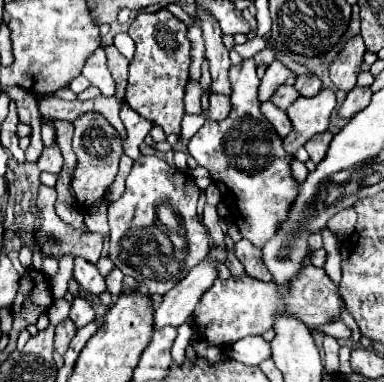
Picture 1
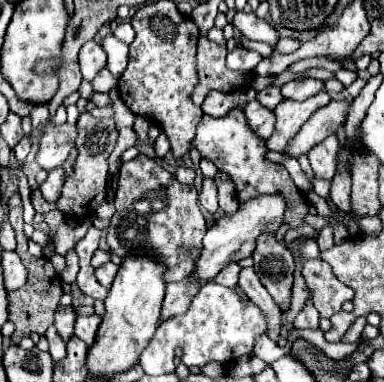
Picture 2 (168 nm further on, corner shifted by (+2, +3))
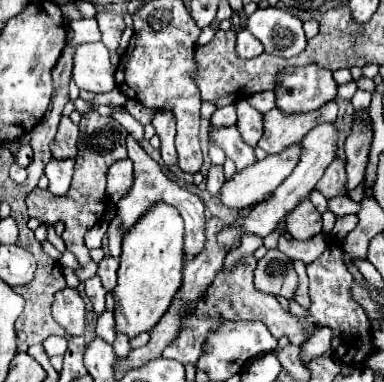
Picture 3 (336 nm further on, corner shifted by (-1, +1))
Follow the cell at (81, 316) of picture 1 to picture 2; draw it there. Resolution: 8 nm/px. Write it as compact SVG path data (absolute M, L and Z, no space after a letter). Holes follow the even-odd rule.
M93 313L93 315L77 315L75 335L77 335L79 339L83 339L87 345L91 345L99 323L101 323L101 317L99 317L97 313Z

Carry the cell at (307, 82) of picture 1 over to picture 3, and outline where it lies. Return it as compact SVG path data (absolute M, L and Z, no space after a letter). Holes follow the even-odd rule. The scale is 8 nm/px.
M320 65L296 67L282 71L276 83L276 107L284 115L316 111L324 103L336 99L336 81L330 69Z

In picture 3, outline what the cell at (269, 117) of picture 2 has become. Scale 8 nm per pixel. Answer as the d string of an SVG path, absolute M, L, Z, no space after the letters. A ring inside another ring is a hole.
M244 99L240 103L236 103L236 113L238 113L238 131L242 135L242 139L256 147L260 137L262 137L262 115Z

